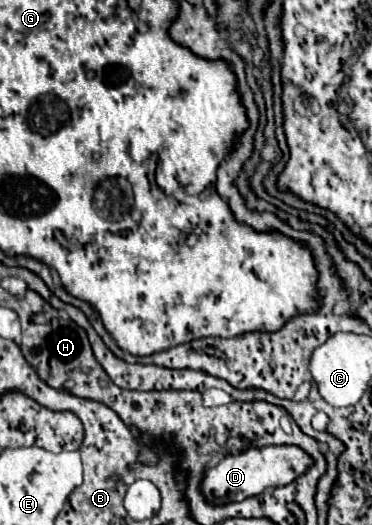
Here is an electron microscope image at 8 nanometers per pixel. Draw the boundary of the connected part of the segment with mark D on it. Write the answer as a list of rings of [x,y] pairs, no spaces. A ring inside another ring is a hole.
[[[296,446],[248,448],[240,454],[224,456],[216,466],[208,466],[204,470],[200,490],[210,504],[240,502],[244,498],[262,494],[266,488],[278,488],[278,486],[286,486],[294,482],[300,474],[306,472],[308,464],[312,464],[310,456],[302,448],[296,448]]]

